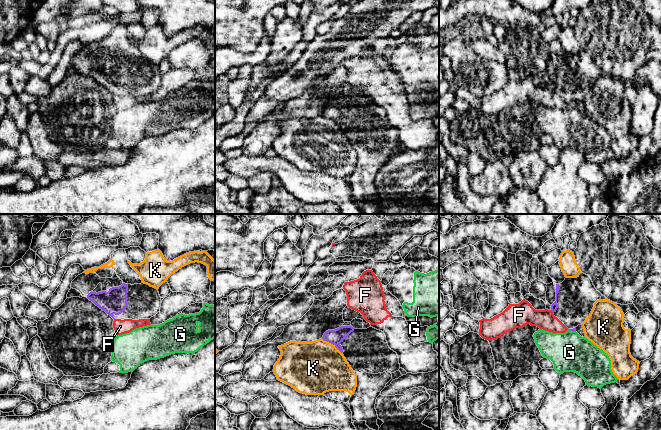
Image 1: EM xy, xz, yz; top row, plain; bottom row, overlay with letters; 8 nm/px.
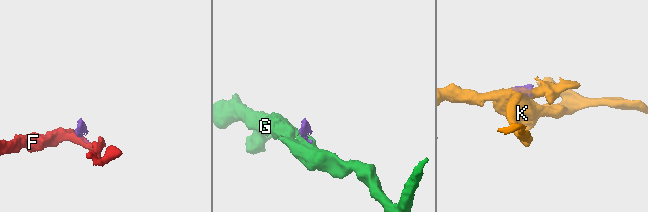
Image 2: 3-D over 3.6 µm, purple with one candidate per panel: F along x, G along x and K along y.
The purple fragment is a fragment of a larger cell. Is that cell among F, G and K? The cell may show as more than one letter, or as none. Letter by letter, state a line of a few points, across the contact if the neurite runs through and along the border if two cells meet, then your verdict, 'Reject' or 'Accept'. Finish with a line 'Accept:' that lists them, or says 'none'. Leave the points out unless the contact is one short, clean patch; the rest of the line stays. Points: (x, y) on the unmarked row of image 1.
F: Line: yz (550, 86), (553, 88). Reject
G: Line: yz (568, 105), (575, 107). Reject
K: Line: xz (322, 114), (330, 118), (341, 129). Reject
Accept: none

